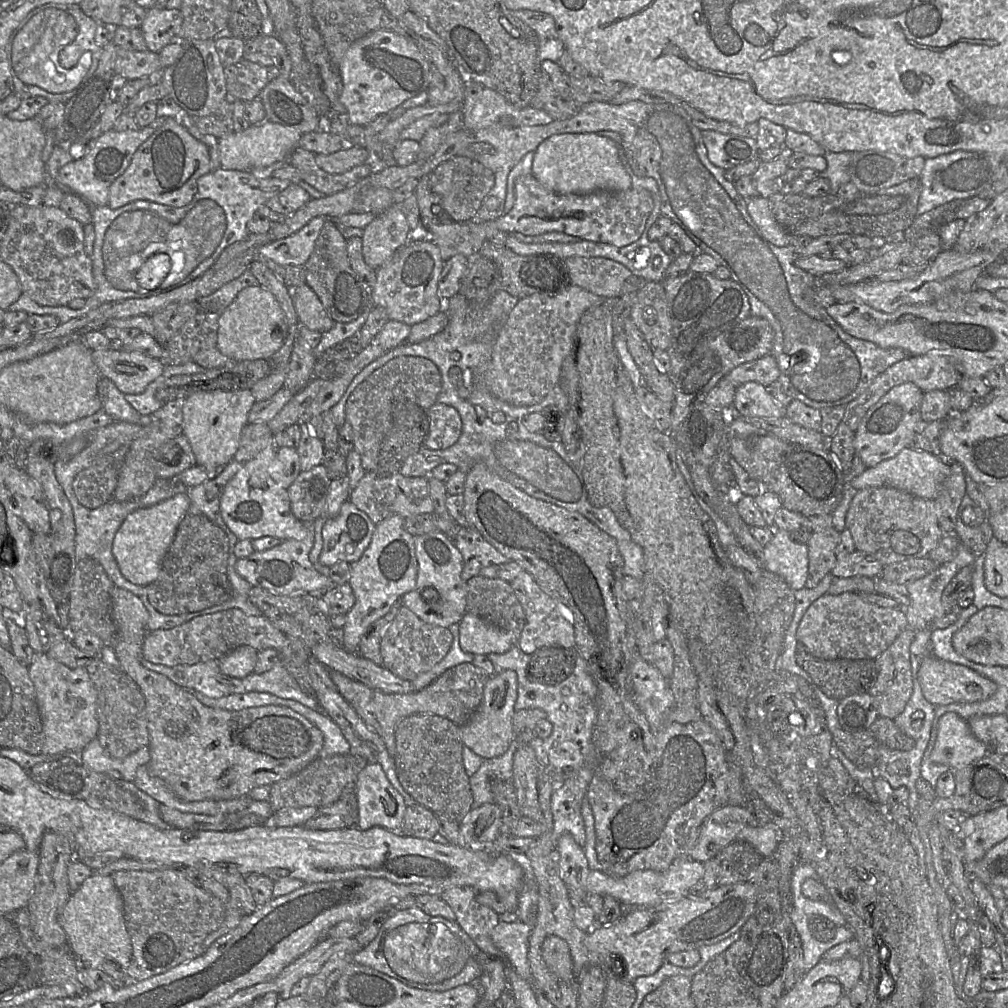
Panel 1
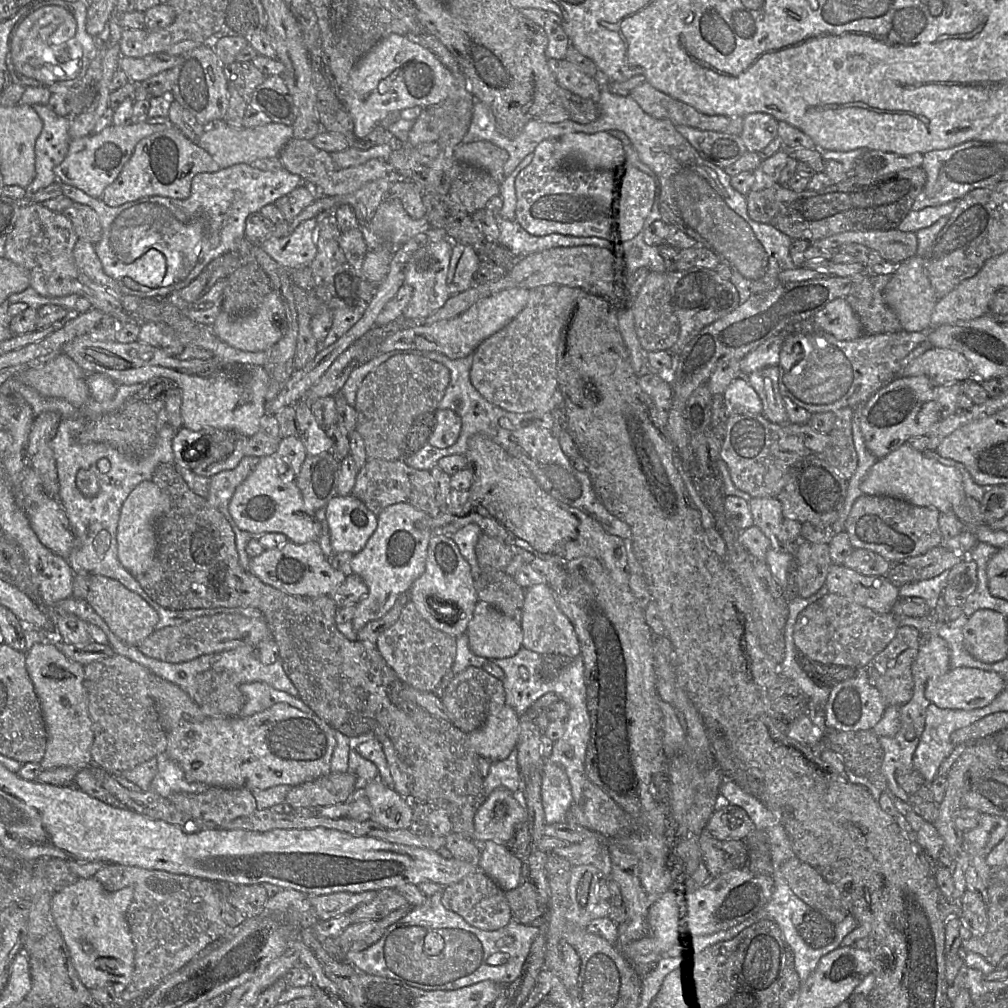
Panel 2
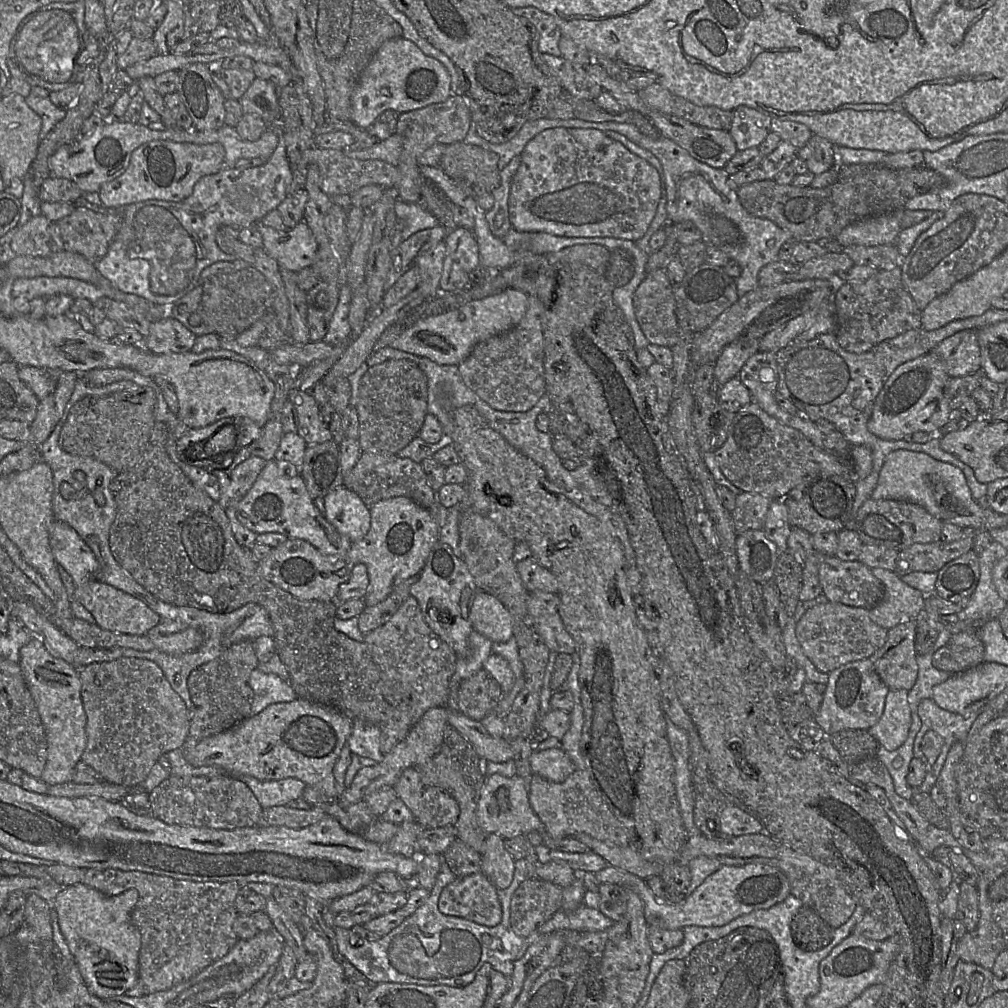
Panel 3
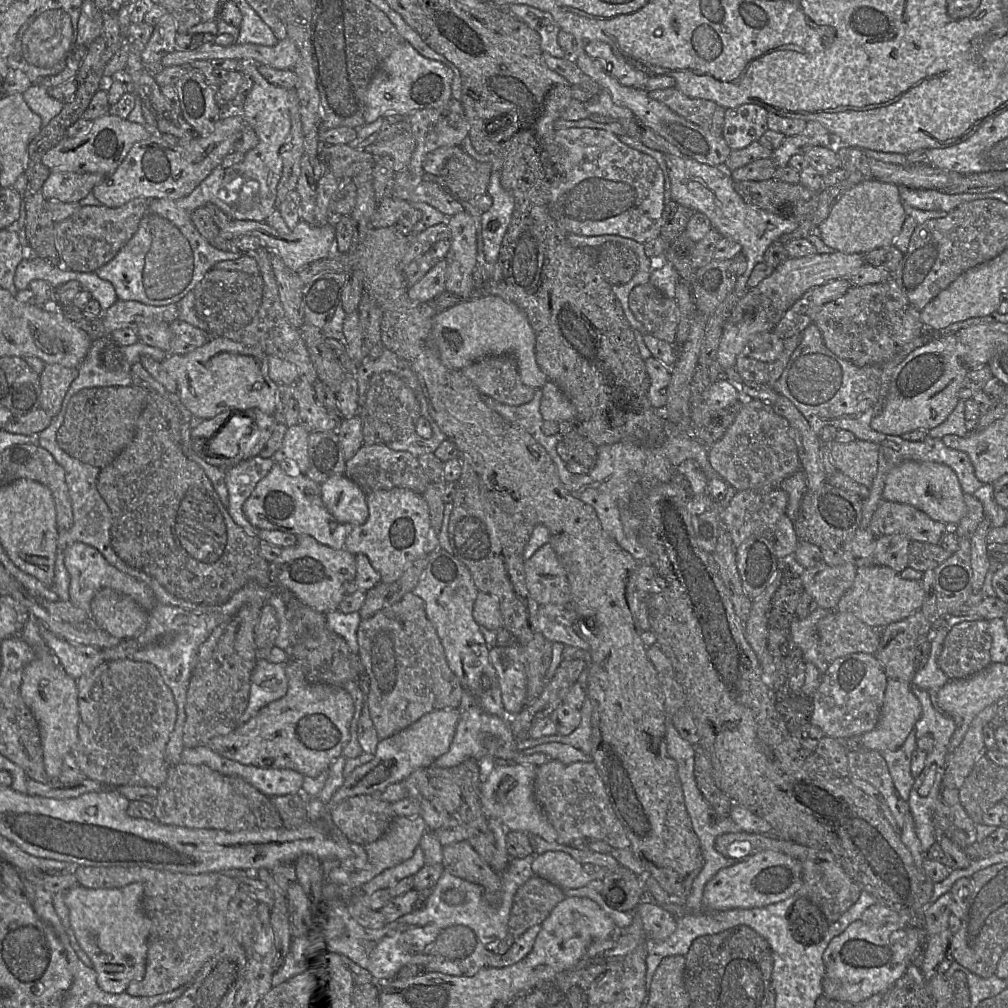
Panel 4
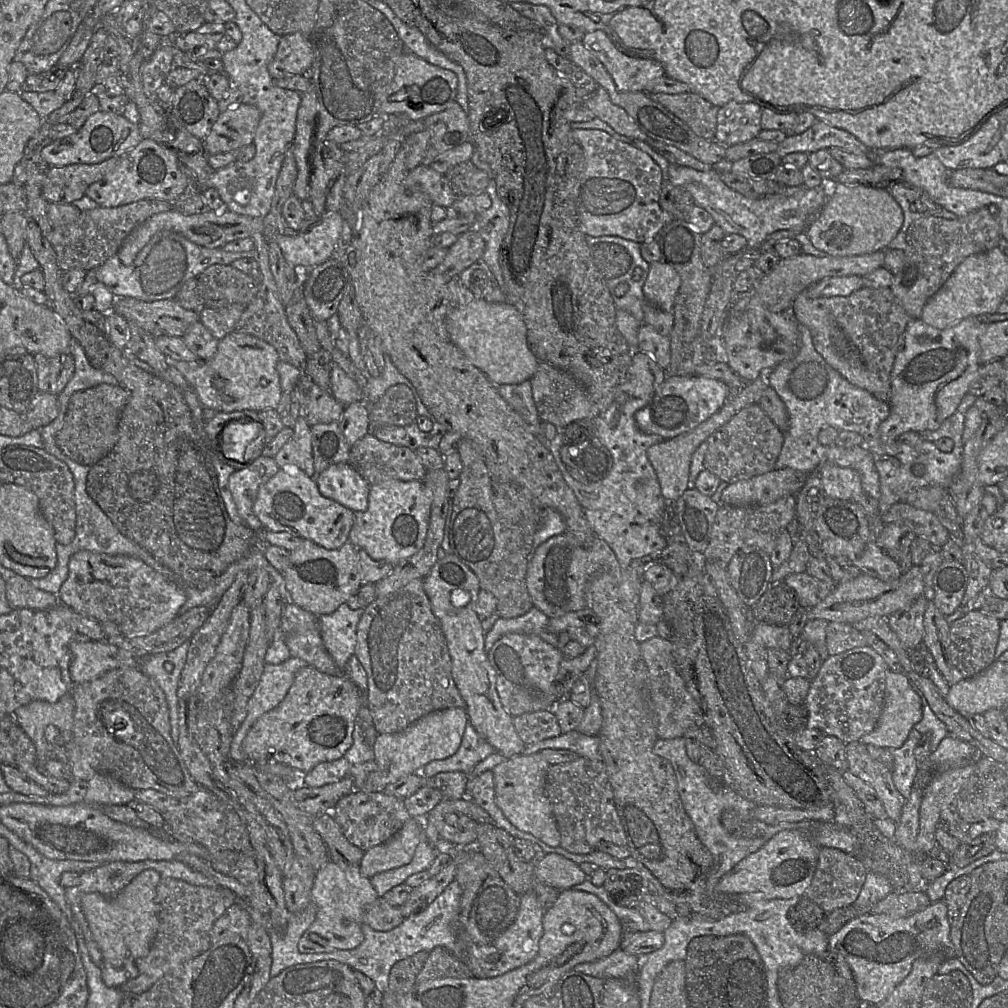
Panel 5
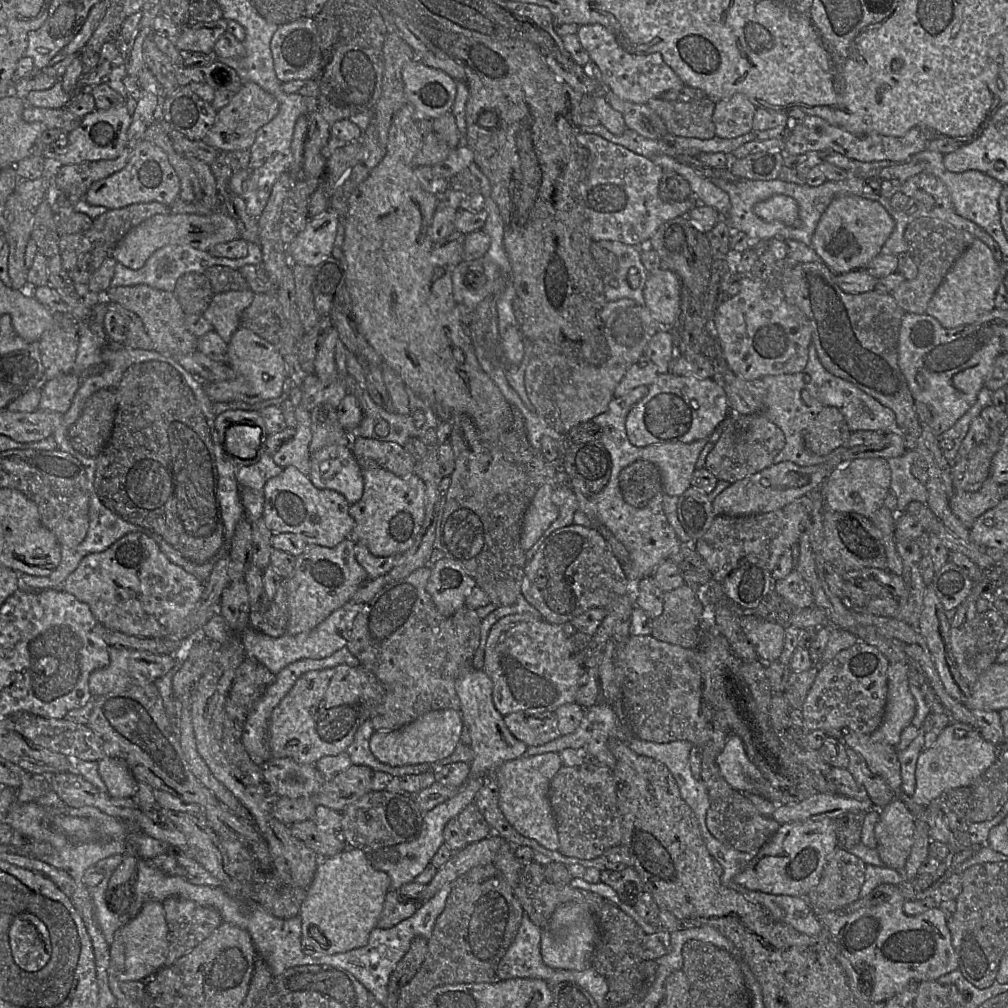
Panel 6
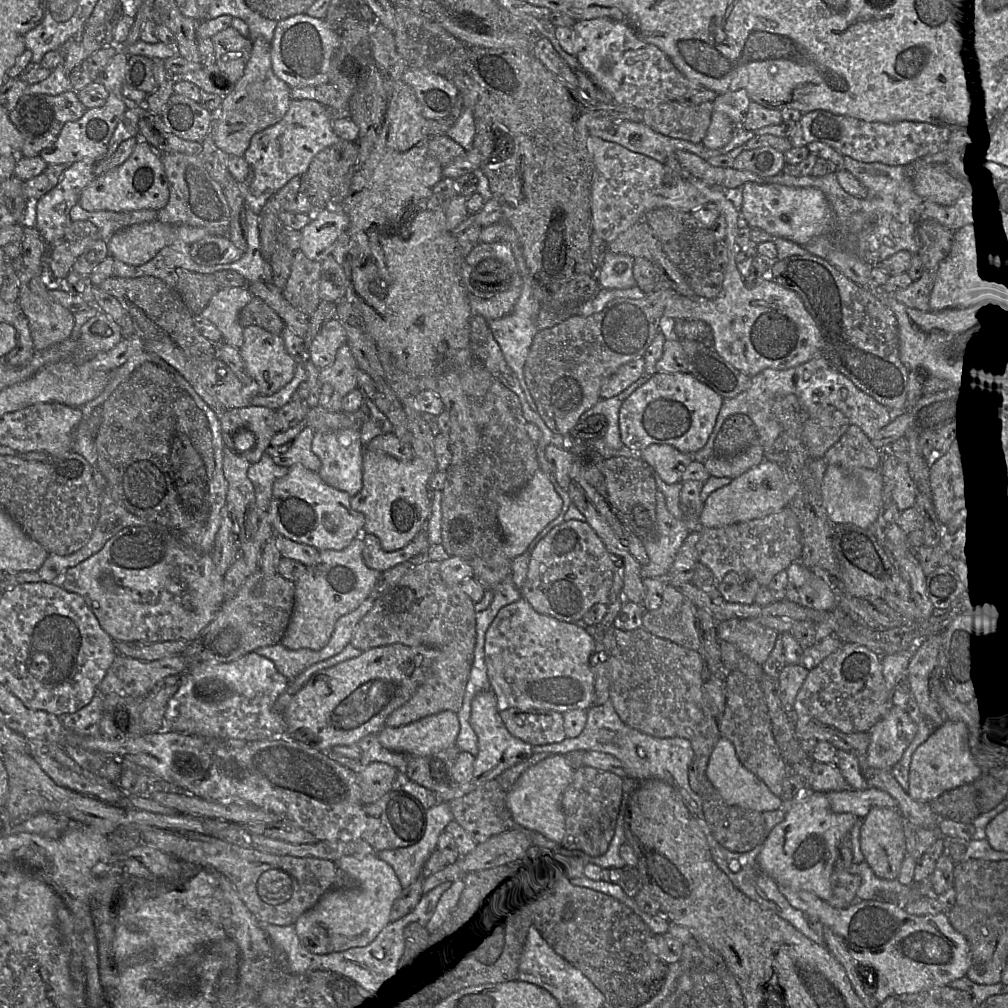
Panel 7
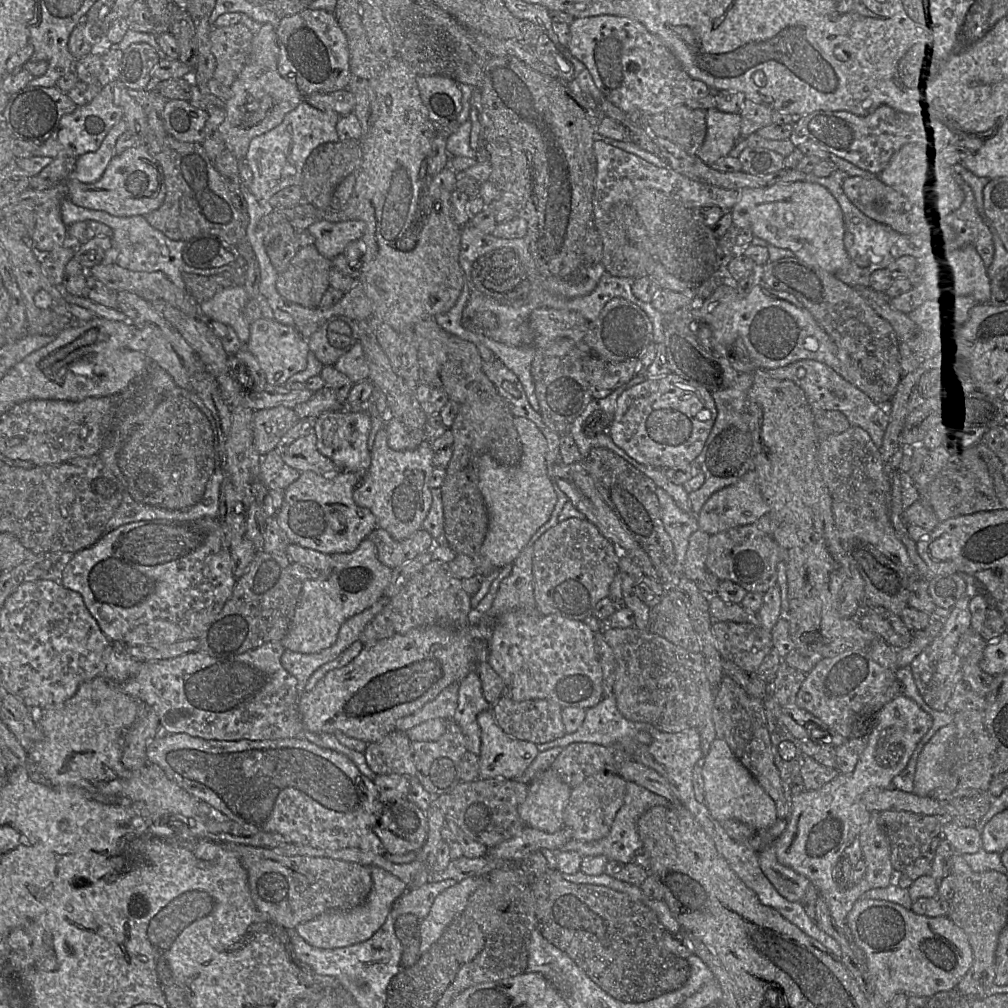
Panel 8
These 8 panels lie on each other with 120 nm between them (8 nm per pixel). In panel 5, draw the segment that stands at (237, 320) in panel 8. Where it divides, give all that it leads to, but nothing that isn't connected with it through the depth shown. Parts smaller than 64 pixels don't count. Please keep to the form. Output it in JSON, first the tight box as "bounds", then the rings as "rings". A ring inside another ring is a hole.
{"bounds":[199,303,246,341],"rings":[[[238,303],[221,308],[202,308],[199,311],[199,319],[212,336],[219,341],[233,332],[245,308],[246,306]]]}

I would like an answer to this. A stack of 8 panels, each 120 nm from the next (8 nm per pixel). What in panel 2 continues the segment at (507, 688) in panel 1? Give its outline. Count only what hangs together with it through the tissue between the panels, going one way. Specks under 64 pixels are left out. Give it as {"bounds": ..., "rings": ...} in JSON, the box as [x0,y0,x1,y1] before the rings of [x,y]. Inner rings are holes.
{"bounds":[468,704,519,762],"rings":[[[506,704],[490,712],[483,725],[468,734],[470,744],[478,756],[491,762],[506,759],[518,741],[519,717]]]}

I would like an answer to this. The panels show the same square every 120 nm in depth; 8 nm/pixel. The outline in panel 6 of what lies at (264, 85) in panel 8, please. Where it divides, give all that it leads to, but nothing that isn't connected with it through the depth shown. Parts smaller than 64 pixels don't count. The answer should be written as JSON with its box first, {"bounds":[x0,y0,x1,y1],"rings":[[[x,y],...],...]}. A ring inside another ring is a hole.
{"bounds":[203,82,279,152],"rings":[[[253,82],[243,83],[231,101],[217,111],[215,122],[203,141],[220,152],[249,150],[253,145],[257,131],[272,120],[279,110],[274,96]]]}

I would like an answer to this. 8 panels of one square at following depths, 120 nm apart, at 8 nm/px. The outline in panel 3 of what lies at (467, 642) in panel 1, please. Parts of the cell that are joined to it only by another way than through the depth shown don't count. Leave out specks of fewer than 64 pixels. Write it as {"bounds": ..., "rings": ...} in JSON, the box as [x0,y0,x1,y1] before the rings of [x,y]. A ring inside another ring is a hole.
{"bounds":[470,592,514,643],"rings":[[[477,592],[470,613],[470,621],[475,631],[493,643],[503,643],[514,638],[512,615],[492,594]]]}

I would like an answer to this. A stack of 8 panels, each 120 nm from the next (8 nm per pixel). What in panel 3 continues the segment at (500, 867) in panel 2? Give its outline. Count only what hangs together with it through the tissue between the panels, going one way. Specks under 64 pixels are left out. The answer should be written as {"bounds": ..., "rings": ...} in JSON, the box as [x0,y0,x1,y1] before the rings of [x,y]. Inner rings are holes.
{"bounds":[481,833,515,889],"rings":[[[491,833],[486,838],[486,848],[481,854],[481,872],[498,889],[508,888],[515,870],[515,859],[504,846],[504,838]]]}

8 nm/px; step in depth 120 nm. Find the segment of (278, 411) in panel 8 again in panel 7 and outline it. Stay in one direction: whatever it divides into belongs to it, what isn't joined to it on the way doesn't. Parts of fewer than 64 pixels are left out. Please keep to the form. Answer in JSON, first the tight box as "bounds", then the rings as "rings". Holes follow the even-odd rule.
{"bounds":[220,406,278,464],"rings":[[[261,406],[226,409],[220,418],[220,429],[223,444],[231,450],[235,450],[233,436],[236,432],[240,429],[252,431],[256,435],[256,445],[240,455],[250,464],[255,464],[266,453],[272,437],[278,433],[276,410]]]}

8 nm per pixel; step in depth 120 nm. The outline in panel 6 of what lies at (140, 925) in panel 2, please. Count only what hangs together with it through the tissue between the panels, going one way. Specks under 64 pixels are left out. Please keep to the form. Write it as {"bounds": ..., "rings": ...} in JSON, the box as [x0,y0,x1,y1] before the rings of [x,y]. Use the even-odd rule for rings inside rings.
{"bounds":[162,897,222,965],"rings":[[[170,897],[162,902],[168,926],[165,965],[170,965],[208,937],[222,922],[217,910],[192,900]]]}

